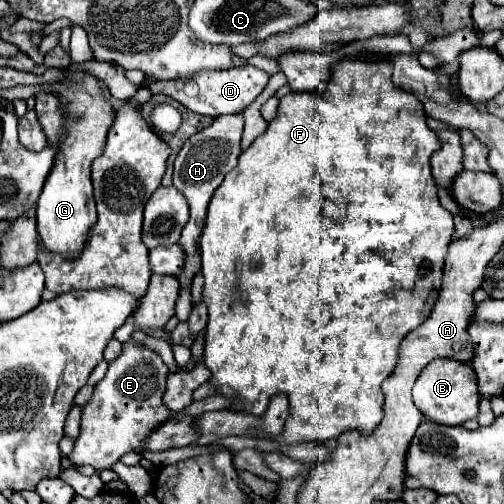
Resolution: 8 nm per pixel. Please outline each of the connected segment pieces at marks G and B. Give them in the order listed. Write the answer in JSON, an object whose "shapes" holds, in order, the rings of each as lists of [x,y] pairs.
{"shapes":[[[[70,73],[62,83],[54,85],[54,95],[58,95],[64,103],[68,131],[60,139],[56,165],[44,183],[44,191],[40,193],[36,213],[38,213],[38,235],[42,245],[62,255],[64,259],[76,259],[80,249],[84,251],[90,227],[96,225],[96,205],[92,195],[92,181],[90,181],[90,165],[102,153],[106,133],[114,121],[114,111],[108,107],[110,103],[100,97],[100,85],[94,75],[90,73]]],[[[438,359],[436,363],[428,363],[420,373],[414,389],[414,403],[416,407],[430,419],[442,425],[462,425],[468,419],[478,415],[478,383],[476,373],[468,363],[460,363],[456,359]]]]}

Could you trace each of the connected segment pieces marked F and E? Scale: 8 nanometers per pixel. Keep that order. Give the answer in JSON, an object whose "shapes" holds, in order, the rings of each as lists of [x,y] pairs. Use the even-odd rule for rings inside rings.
{"shapes":[[[[344,59],[344,61],[338,61],[336,67],[332,69],[332,79],[326,87],[326,91],[322,93],[290,93],[286,97],[280,99],[280,107],[278,107],[278,115],[274,121],[268,123],[268,129],[264,135],[260,135],[238,159],[238,165],[232,169],[232,173],[228,173],[222,181],[222,185],[216,189],[216,193],[212,195],[212,201],[210,201],[210,207],[208,207],[208,215],[206,215],[206,225],[204,225],[204,231],[202,231],[202,237],[200,237],[200,255],[202,255],[202,275],[204,275],[204,303],[208,307],[208,327],[206,327],[206,335],[204,335],[204,355],[202,355],[202,363],[206,365],[206,369],[210,369],[212,377],[208,379],[210,385],[216,387],[216,395],[224,395],[226,399],[230,399],[230,407],[228,409],[234,409],[234,411],[248,411],[256,417],[260,417],[272,395],[276,393],[286,393],[288,395],[288,401],[290,401],[290,417],[286,421],[286,427],[284,431],[274,437],[276,443],[280,445],[298,445],[298,443],[306,443],[306,441],[318,441],[318,443],[326,443],[326,441],[334,441],[338,435],[342,435],[344,431],[350,431],[350,429],[356,429],[360,431],[360,435],[370,435],[372,429],[380,423],[382,415],[384,415],[384,393],[382,393],[382,383],[384,379],[388,379],[388,375],[392,375],[392,371],[396,369],[396,359],[398,359],[398,349],[400,349],[400,343],[404,339],[404,335],[408,335],[408,331],[414,331],[420,321],[424,323],[424,319],[432,313],[432,307],[438,299],[438,287],[440,287],[440,275],[442,275],[442,269],[444,269],[444,257],[446,257],[446,251],[448,251],[448,243],[452,241],[452,235],[454,235],[454,221],[452,221],[452,213],[446,211],[440,201],[438,201],[438,193],[436,193],[436,185],[432,181],[432,173],[430,173],[430,155],[440,149],[440,143],[434,135],[434,131],[426,125],[426,117],[424,117],[424,109],[422,109],[422,103],[412,95],[412,93],[406,93],[398,87],[392,85],[390,81],[390,75],[392,75],[392,65],[390,63],[374,63],[374,61],[368,61],[368,59]]],[[[134,341],[126,343],[120,357],[110,361],[106,377],[94,387],[92,399],[82,407],[80,435],[66,459],[74,467],[90,465],[96,471],[106,471],[112,469],[124,453],[136,451],[136,447],[168,419],[170,411],[162,403],[166,375],[168,367],[154,351],[140,347]]]]}

